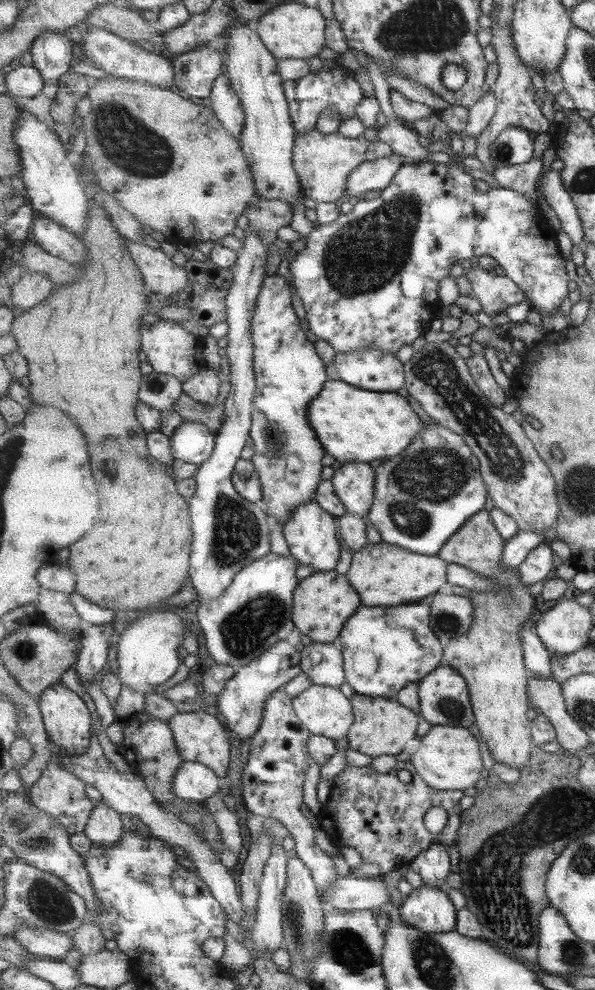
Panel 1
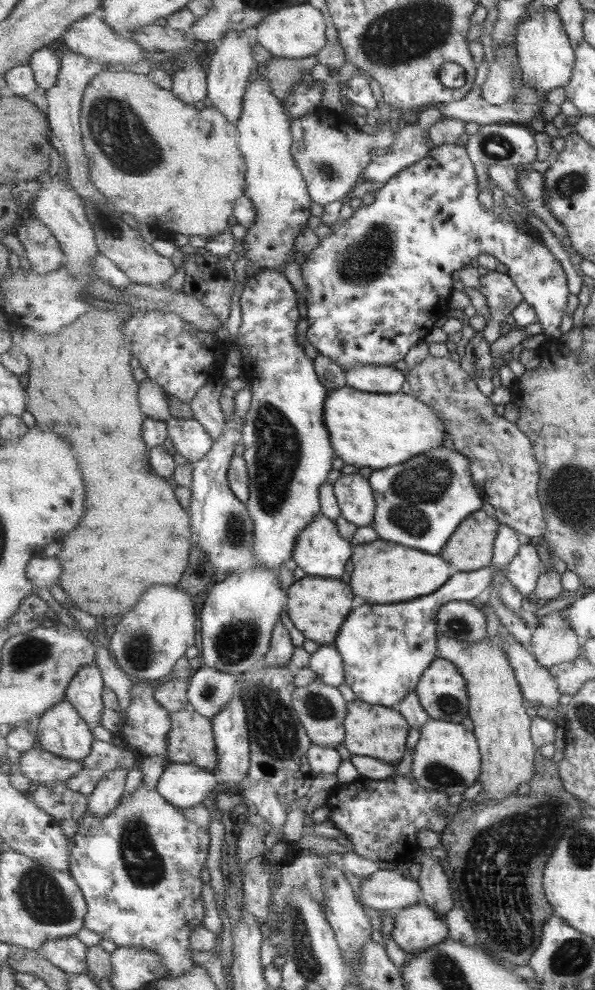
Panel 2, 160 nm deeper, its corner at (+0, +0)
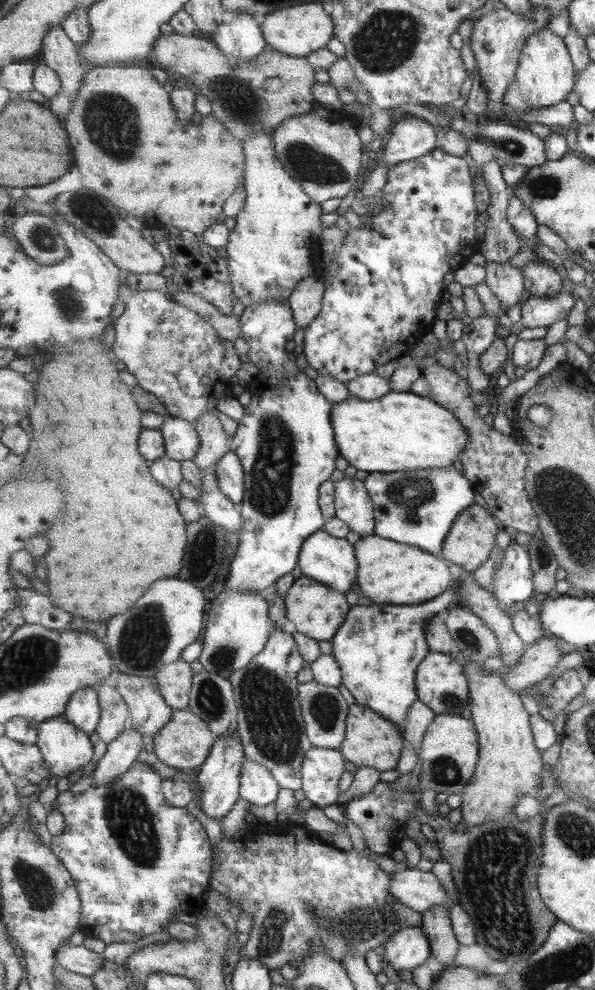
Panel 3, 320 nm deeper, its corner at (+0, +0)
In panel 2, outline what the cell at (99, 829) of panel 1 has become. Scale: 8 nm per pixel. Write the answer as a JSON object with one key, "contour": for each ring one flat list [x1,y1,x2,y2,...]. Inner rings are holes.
{"contour":[[115,769,104,774,97,785,97,790,89,797,89,812,99,818,105,818,109,816,109,812,119,808,121,798,125,794,125,782,127,782,125,769]]}

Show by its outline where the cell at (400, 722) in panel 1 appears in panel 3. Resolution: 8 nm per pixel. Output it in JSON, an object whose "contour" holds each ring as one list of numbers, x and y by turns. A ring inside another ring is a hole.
{"contour":[[357,702,350,705,346,737,339,749,344,753,345,758,357,768,370,766,379,772,395,770,399,764,399,756,403,752,404,743,406,742,403,730,393,724,391,720,387,720,384,716]]}

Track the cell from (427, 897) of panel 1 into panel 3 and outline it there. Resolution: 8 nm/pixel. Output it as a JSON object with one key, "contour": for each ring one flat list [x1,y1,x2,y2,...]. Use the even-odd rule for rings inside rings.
{"contour":[[424,926,401,930,385,946,383,959,394,971,415,970,432,956]]}

